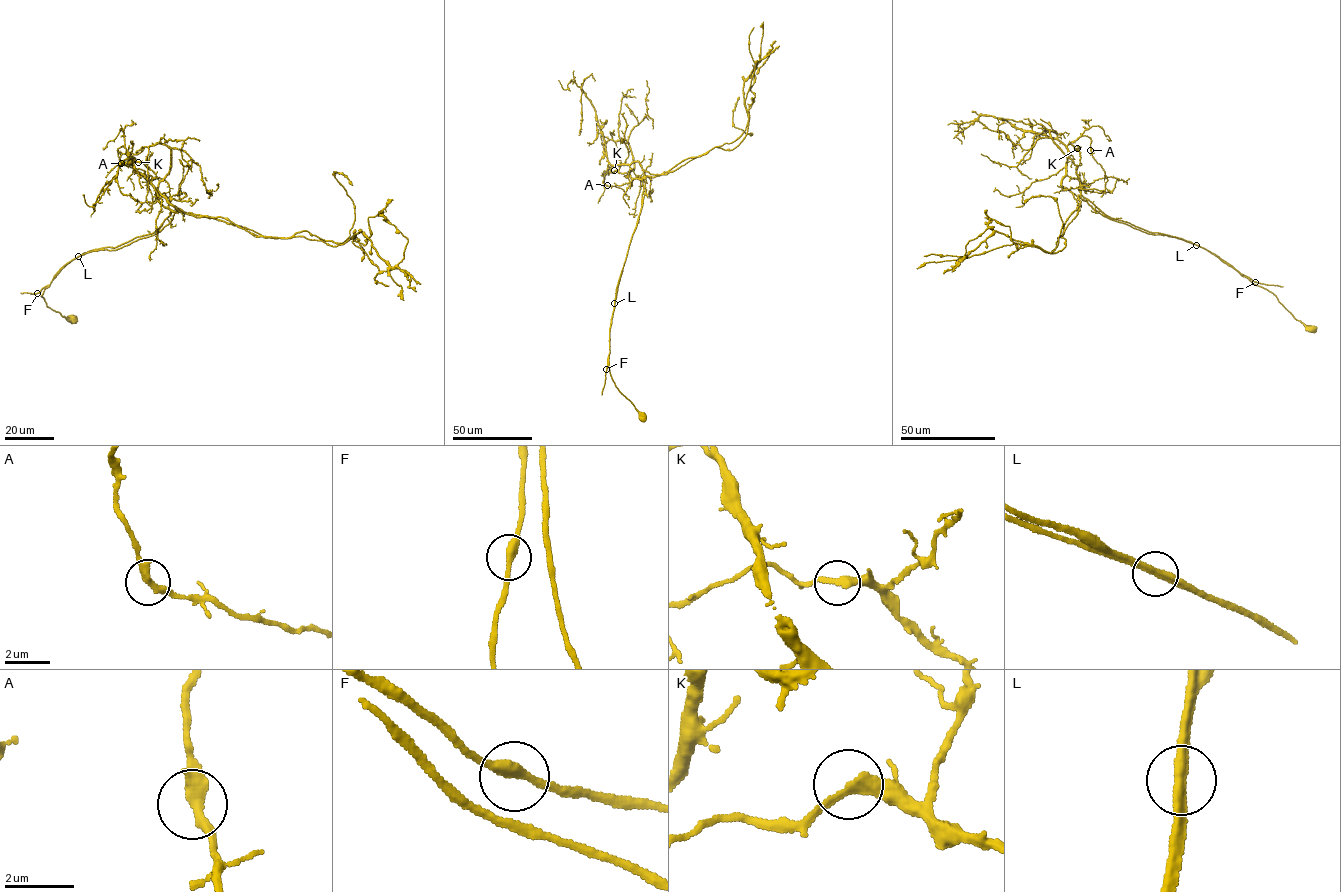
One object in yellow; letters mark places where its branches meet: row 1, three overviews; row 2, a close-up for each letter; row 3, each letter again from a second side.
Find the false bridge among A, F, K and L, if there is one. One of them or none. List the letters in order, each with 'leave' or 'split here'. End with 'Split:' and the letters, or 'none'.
A: leave
F: leave
K: leave
L: split here
Split: L

